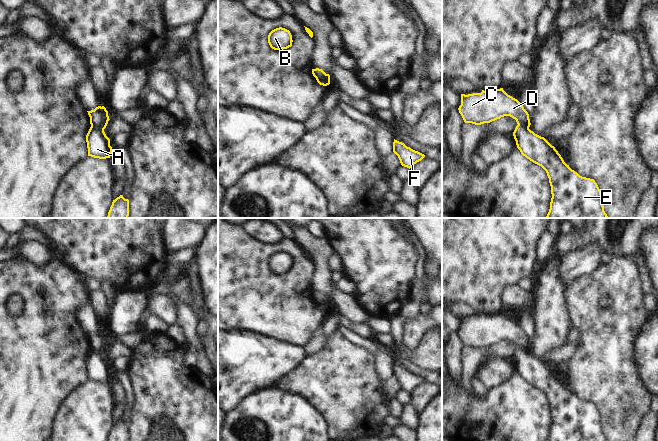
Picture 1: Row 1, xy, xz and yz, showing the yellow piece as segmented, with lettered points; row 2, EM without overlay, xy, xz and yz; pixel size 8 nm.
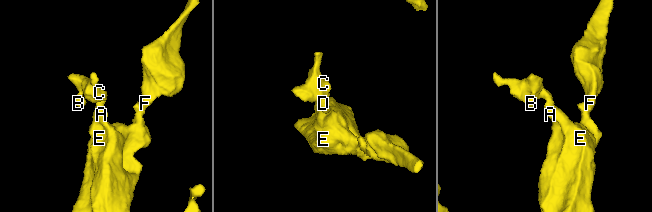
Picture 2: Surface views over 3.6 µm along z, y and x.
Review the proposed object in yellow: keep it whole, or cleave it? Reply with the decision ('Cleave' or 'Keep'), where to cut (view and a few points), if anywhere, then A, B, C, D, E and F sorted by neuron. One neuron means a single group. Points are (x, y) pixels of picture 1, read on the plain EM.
Cleave. Split along xy (91, 349), (103, 353). Groups: A E F / B C D

